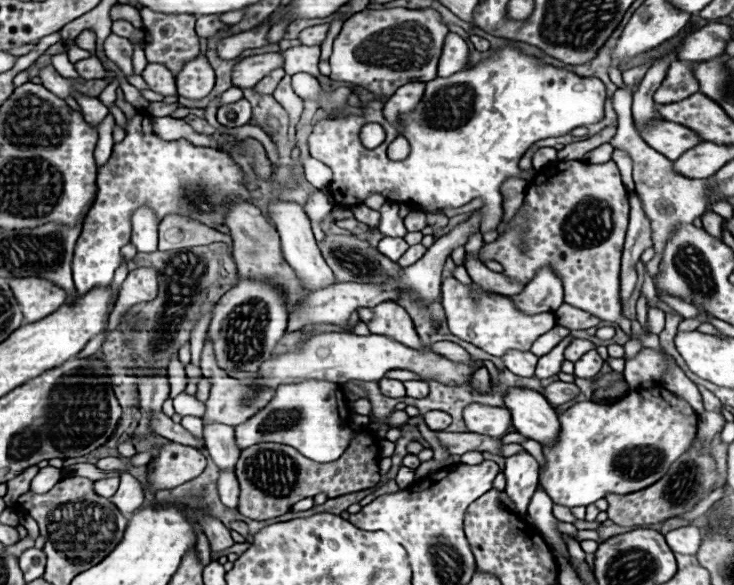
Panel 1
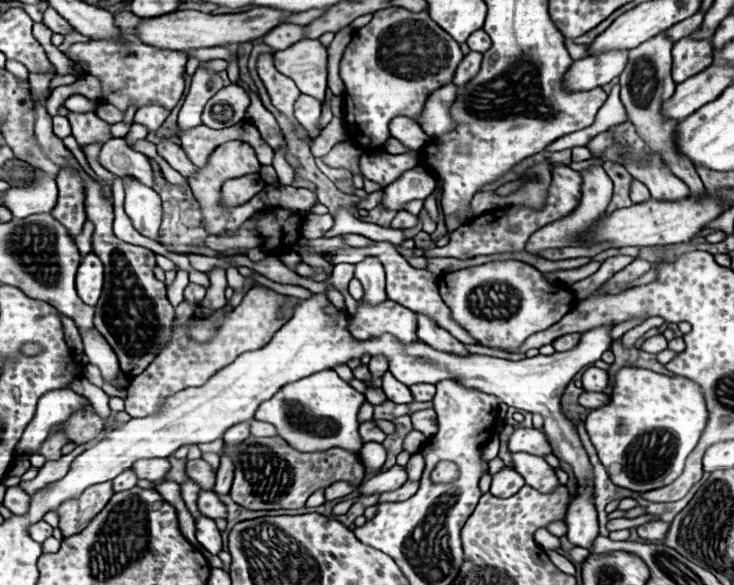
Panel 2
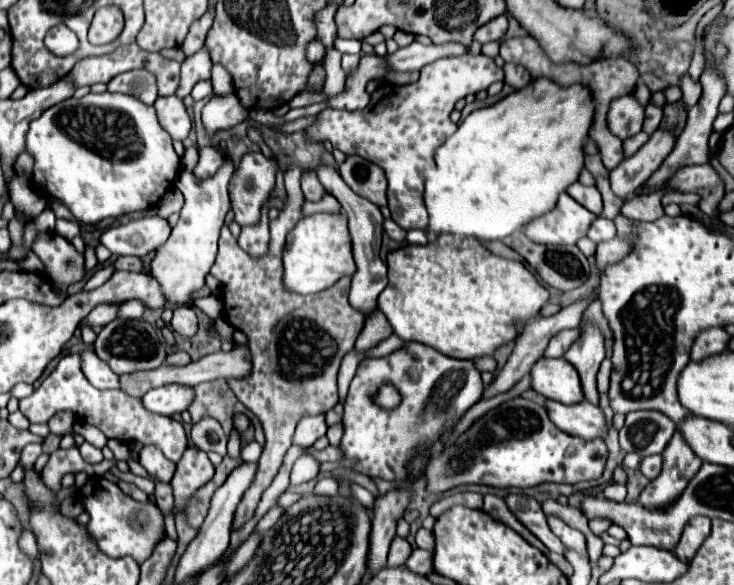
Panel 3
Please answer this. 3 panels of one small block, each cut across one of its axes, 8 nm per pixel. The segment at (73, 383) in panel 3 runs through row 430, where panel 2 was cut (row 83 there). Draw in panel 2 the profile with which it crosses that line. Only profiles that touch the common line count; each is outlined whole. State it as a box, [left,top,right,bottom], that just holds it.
[66,12,186,110]

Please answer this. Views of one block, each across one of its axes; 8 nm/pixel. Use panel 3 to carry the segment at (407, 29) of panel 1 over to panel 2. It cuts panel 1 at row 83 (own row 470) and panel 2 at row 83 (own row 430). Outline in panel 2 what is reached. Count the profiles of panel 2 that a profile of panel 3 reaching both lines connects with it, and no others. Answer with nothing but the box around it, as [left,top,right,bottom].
[340,6,464,148]

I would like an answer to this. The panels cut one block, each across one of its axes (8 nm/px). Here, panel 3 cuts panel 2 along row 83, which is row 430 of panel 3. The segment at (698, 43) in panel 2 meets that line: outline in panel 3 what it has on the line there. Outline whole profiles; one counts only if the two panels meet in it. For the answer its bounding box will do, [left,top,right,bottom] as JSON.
[638,430,702,508]

